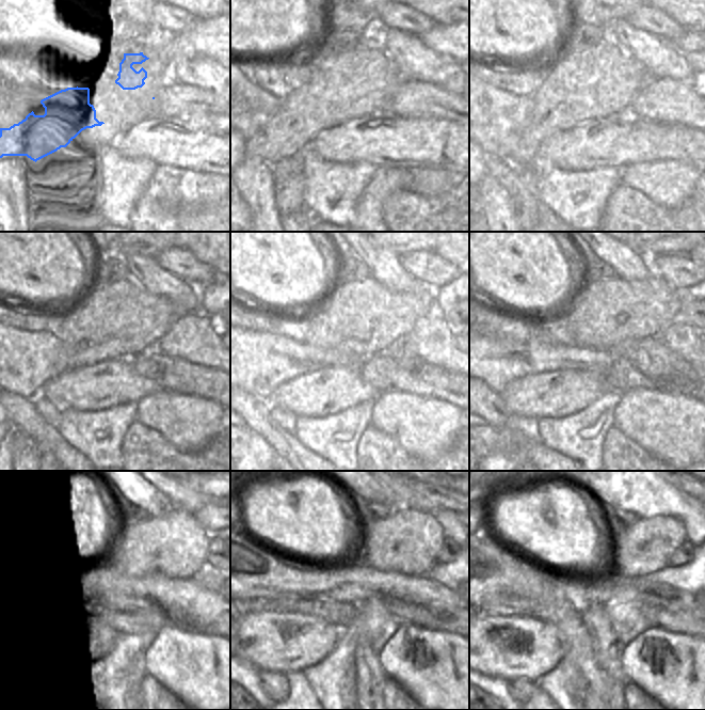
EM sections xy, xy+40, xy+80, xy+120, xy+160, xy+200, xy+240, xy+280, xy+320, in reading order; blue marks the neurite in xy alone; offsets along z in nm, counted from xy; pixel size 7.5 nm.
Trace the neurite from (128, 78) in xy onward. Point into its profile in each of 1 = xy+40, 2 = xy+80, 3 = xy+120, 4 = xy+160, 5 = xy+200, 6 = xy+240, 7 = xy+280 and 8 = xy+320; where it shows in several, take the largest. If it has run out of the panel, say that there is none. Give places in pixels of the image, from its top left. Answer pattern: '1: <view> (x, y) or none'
1: xy+40 (367, 78)
2: xy+80 (610, 52)
3: xy+120 (132, 293)
4: xy+160 (374, 292)
5: xy+200 (615, 289)
6: xy+240 (176, 518)
7: xy+280 (399, 520)
8: xy+320 (653, 521)

